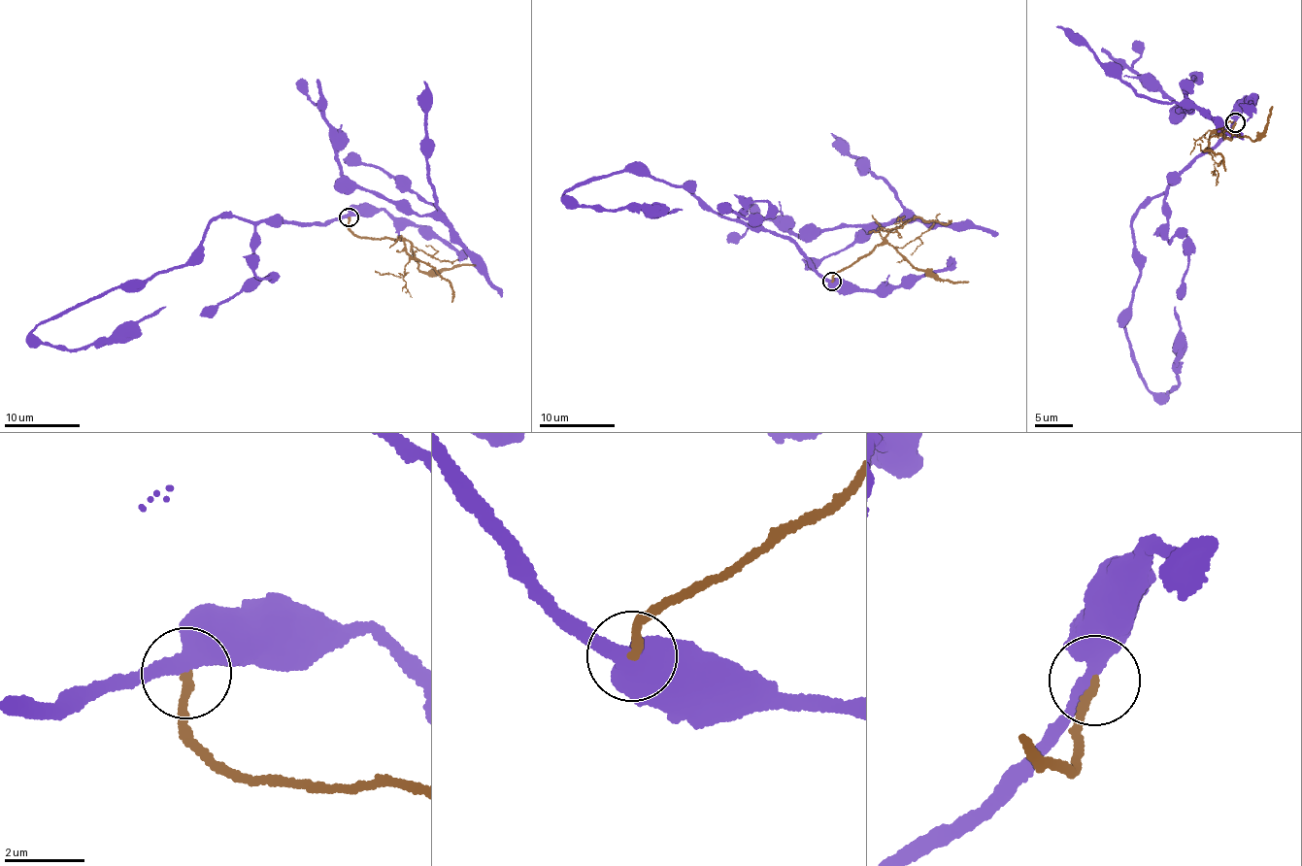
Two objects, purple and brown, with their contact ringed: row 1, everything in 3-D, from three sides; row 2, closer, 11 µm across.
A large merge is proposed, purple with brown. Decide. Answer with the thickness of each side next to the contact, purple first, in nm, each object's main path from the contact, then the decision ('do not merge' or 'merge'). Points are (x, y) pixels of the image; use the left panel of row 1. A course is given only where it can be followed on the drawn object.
400/200 nm | purple via (350, 217), (305, 225), (222, 215), (183, 264), (72, 306), (33, 332), (79, 350), (165, 307) | brown via (349, 217), (348, 227), (360, 236), (409, 242), (421, 271), (434, 272), (476, 265) | do not merge

